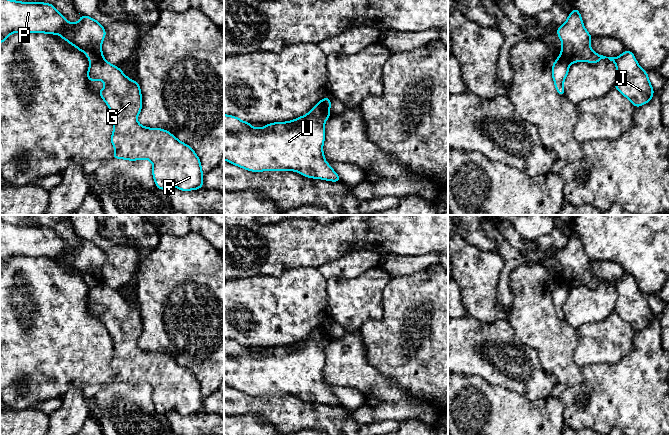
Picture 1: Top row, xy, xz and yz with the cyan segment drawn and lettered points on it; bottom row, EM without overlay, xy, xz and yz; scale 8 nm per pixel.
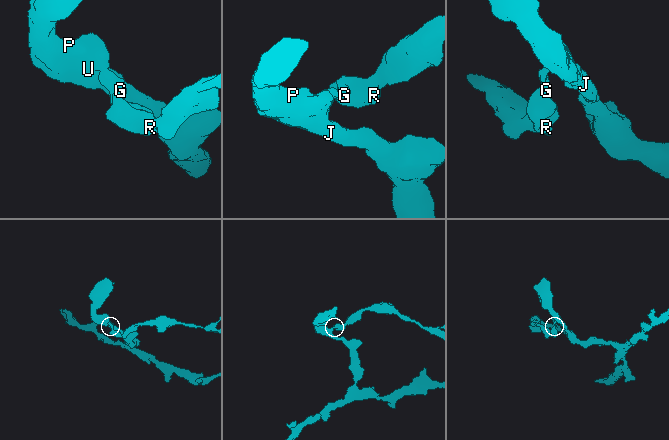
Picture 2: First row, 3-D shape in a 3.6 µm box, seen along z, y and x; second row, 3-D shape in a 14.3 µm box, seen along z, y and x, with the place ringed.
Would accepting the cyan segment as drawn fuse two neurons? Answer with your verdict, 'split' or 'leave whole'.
split

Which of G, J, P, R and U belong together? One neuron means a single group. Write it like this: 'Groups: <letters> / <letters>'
Groups: G R / J P U

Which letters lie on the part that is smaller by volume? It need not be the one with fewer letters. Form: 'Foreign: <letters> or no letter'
Foreign: G, R

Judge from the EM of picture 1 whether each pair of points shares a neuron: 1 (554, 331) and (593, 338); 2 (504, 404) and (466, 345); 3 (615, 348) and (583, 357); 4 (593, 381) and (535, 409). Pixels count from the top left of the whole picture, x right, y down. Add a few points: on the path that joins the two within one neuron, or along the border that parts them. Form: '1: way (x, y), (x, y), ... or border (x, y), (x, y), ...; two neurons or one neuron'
1: border (578, 329), (578, 344), (573, 358); two neurons
2: border (469, 376), (480, 376), (513, 392); two neurons
3: way (607, 348), (591, 349); one neuron
4: border (558, 397), (562, 404), (563, 420); two neurons

